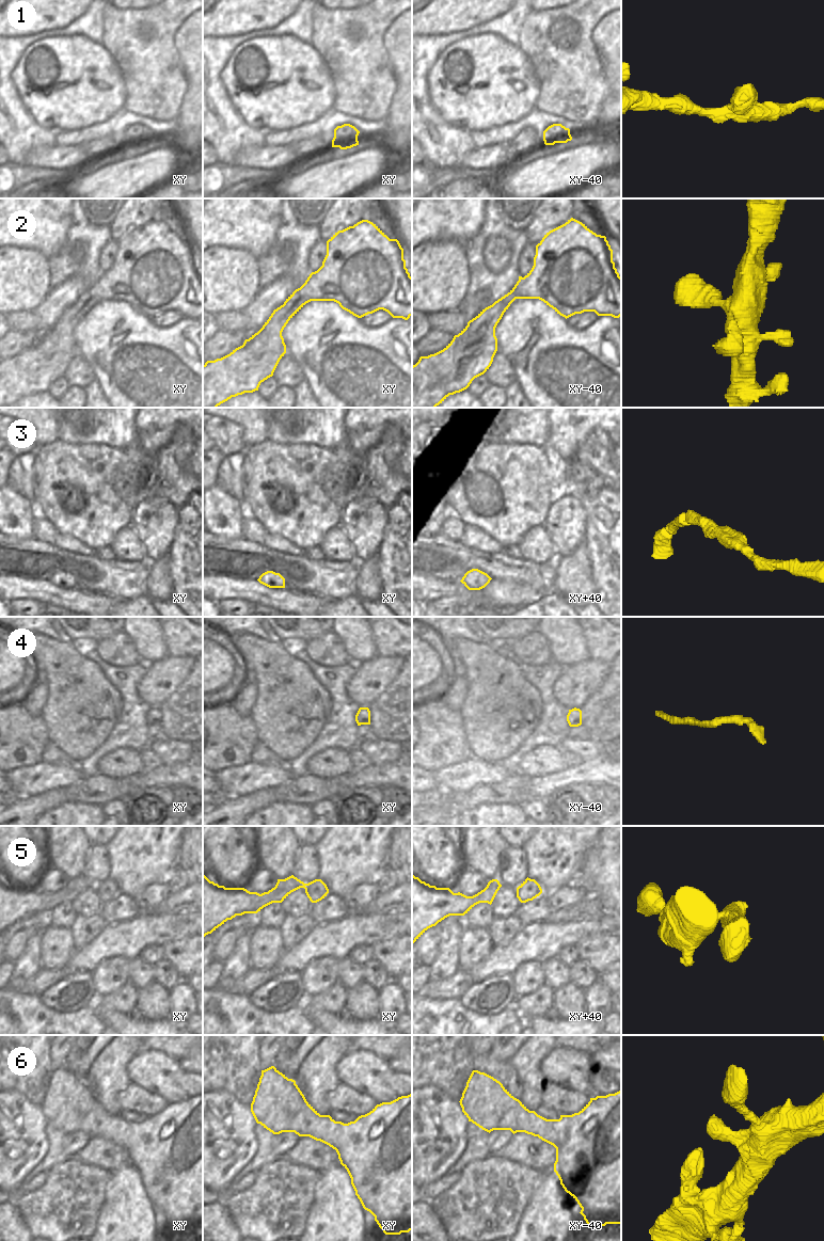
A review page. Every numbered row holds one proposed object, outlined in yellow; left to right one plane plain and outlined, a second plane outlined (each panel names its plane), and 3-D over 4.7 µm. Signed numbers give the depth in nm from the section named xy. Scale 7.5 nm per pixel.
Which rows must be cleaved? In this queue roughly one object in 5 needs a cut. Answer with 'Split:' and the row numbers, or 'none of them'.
Split: none of them

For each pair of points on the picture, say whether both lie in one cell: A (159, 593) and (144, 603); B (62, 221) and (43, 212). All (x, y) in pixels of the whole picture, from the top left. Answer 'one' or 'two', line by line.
A: two
B: one

